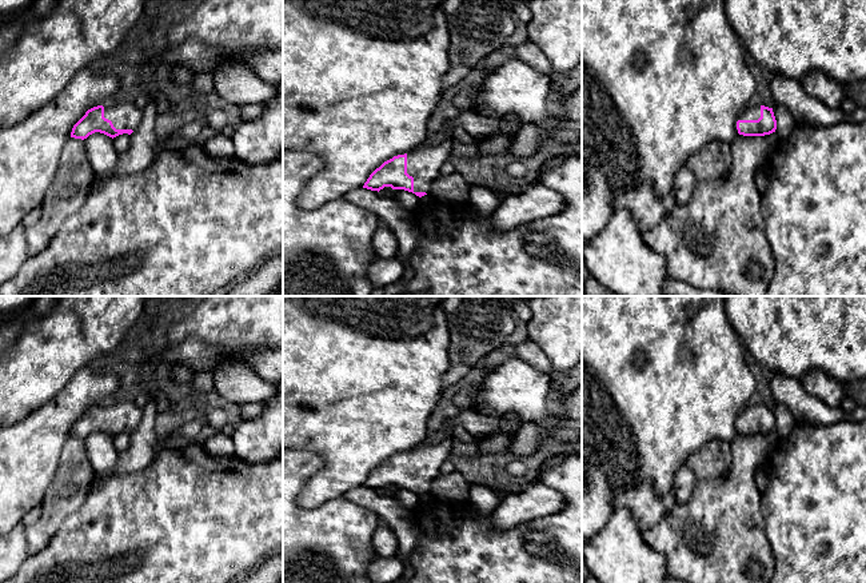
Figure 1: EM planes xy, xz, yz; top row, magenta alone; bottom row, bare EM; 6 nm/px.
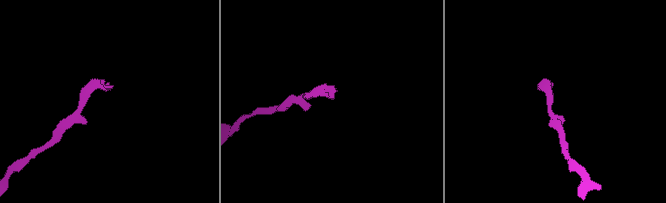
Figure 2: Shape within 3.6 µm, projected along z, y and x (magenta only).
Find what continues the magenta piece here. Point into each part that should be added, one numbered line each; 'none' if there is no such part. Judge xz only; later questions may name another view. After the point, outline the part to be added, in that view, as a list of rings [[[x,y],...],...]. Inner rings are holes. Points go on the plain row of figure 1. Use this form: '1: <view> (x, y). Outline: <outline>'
1: xz (423, 463). Outline: [[[454,438],[436,446],[419,447],[407,452],[407,472],[414,476],[414,491],[431,492],[431,484],[440,466],[452,452]]]

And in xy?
1: xy (124, 415). Outline: [[[129,403],[104,406],[104,416],[111,419],[116,428],[137,428],[143,418],[143,408]]]

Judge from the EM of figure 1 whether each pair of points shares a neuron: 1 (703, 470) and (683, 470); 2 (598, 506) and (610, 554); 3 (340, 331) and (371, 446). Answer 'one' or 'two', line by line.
1: two
2: two
3: one

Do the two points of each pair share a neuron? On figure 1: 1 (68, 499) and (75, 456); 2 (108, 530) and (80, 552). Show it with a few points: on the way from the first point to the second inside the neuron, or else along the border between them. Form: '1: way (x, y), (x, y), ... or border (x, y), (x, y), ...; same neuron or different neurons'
1: way (70, 488), (74, 479), (74, 467); same neuron
2: way (102, 536), (87, 551); same neuron

